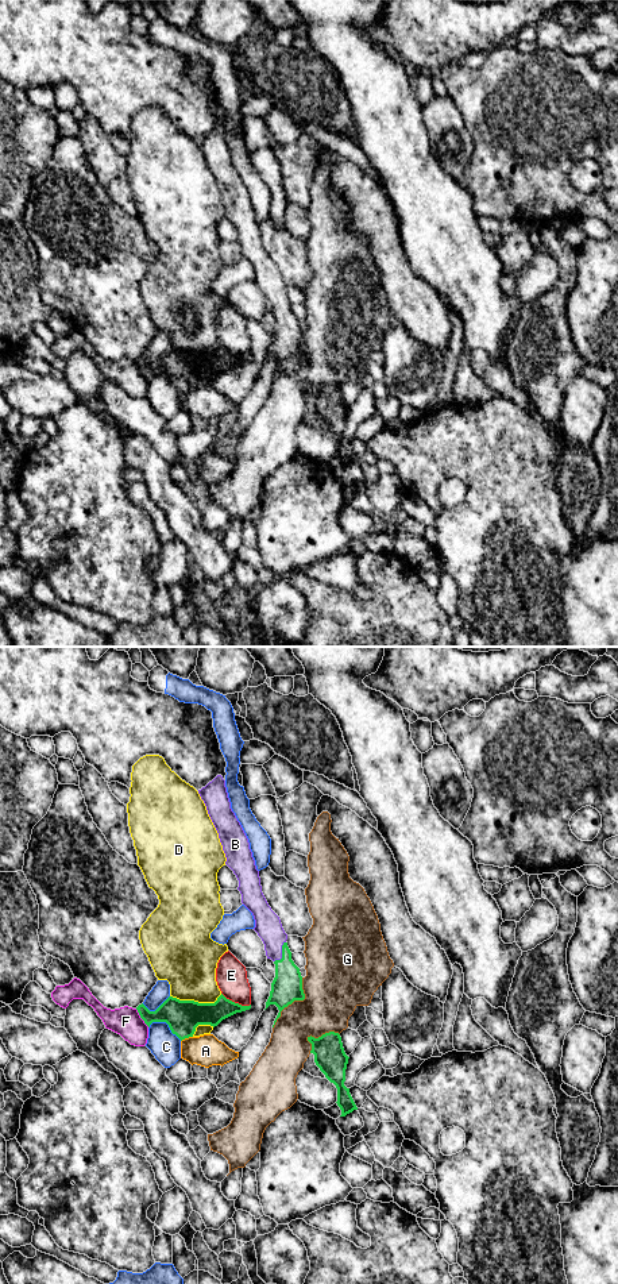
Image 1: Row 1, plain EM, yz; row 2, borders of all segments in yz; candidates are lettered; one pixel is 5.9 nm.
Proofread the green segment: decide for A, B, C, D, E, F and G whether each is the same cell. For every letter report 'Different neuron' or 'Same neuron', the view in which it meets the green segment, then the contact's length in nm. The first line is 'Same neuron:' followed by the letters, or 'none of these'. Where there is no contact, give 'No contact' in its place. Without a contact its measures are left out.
Same neuron: B
A: Different neuron. Touches green in yz. Shared border 80 nm
B: Same neuron. Touches green in yz. Shared border 140 nm
C: Different neuron. Touches green in yz. Shared border 220 nm
D: Different neuron. Touches green in yz. Shared border 320 nm
E: Different neuron. Touches green in yz. Shared border 190 nm
F: Different neuron. Touches green in yz. Shared border 140 nm
G: Different neuron. Touches green in yz. Shared border 360 nm

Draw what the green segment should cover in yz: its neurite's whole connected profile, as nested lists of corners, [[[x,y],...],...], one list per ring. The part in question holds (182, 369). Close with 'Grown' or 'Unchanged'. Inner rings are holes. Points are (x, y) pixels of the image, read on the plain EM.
[[[223,346],[217,350],[215,355],[198,355],[194,352],[179,352],[177,350],[169,348],[155,363],[150,363],[143,355],[136,359],[140,370],[150,379],[152,374],[166,374],[173,386],[175,386],[181,393],[193,389],[196,379],[198,377],[217,378],[223,371],[246,362],[250,358],[242,358],[227,351]]]. Unchanged

